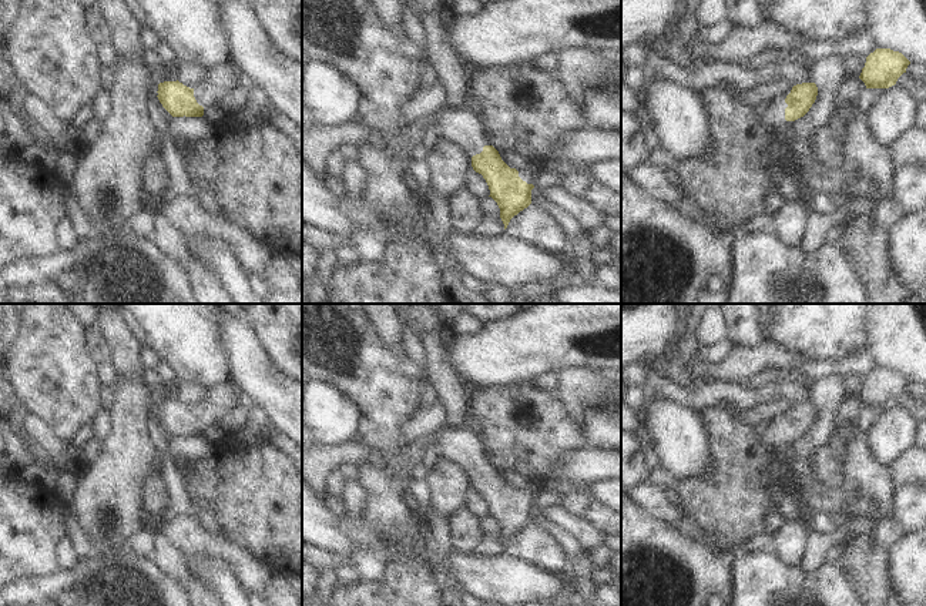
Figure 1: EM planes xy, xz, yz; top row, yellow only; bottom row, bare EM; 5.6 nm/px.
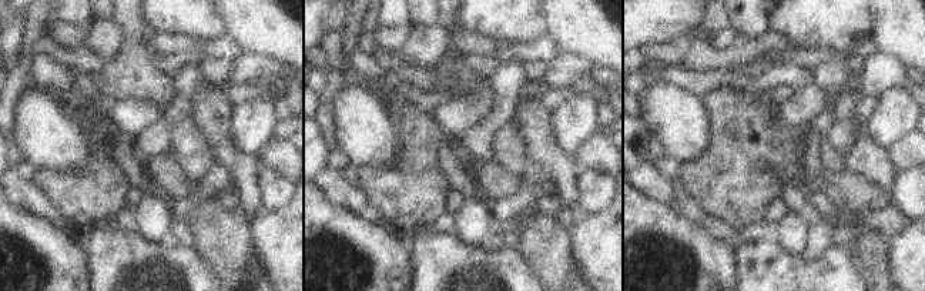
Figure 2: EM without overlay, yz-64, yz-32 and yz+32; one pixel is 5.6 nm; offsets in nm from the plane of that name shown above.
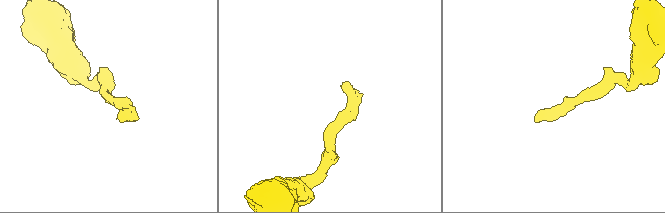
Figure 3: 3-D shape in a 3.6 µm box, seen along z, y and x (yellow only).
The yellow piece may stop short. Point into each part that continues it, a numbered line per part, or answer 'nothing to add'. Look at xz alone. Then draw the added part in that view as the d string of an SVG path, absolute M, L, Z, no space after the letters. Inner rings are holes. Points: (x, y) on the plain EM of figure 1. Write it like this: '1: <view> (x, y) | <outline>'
1: xz (460, 447) | M447 425L439 432L419 438L416 445L432 448L440 459L460 465L470 476L483 471L482 446L470 429Z
2: xz (589, 465) | M586 446L561 458L548 476L530 479L529 486L519 491L519 496L534 505L541 492L558 488L563 482L595 485L607 479L621 479L621 451L607 452Z

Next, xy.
1: xy (221, 399) | M225 381L208 388L207 396L194 408L194 416L204 432L209 432L214 425L221 425L224 418L235 408L246 406L242 391L232 382Z

